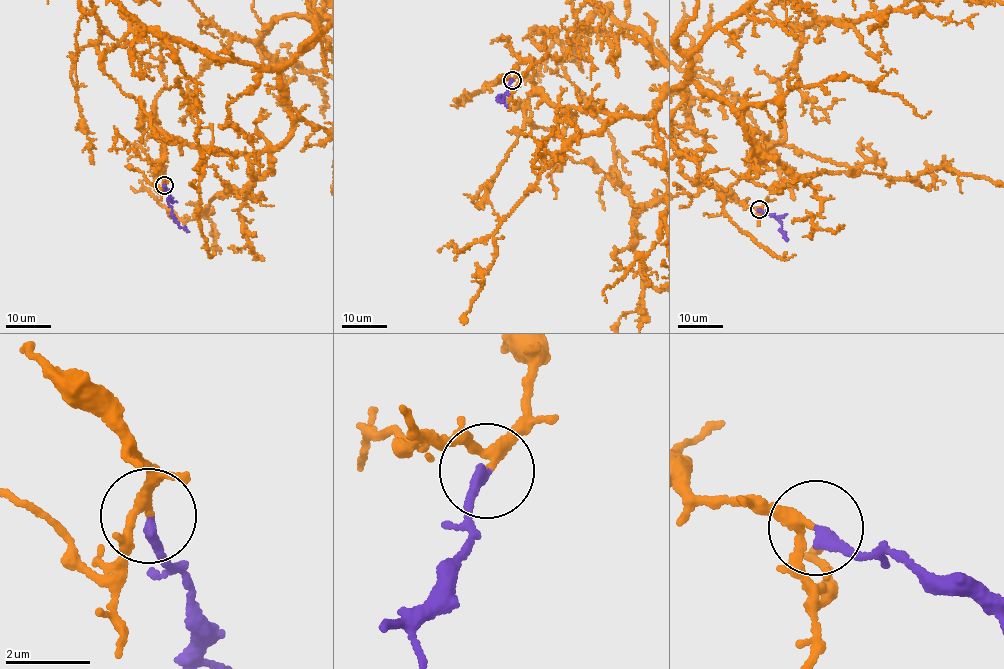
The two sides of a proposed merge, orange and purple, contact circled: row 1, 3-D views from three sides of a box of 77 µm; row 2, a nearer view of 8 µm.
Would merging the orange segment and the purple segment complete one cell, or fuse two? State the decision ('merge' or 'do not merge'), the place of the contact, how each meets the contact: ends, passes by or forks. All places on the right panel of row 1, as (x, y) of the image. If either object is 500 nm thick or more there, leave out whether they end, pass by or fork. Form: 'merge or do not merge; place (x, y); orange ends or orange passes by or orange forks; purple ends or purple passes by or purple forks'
merge; place (759, 209); orange passes by; purple ends

